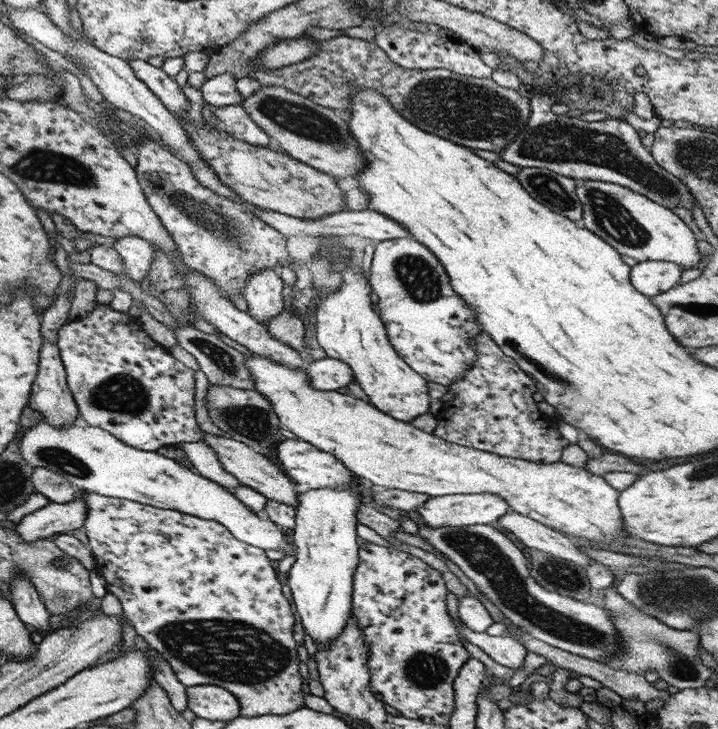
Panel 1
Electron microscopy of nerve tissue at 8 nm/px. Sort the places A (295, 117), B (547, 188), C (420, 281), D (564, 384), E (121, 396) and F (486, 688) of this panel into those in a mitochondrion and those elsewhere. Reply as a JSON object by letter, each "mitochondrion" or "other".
{"A":"mitochondrion","B":"mitochondrion","C":"mitochondrion","D":"mitochondrion","E":"mitochondrion","F":"other"}

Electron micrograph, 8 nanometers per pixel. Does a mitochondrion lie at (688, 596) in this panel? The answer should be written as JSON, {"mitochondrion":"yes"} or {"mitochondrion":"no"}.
{"mitochondrion":"yes"}

